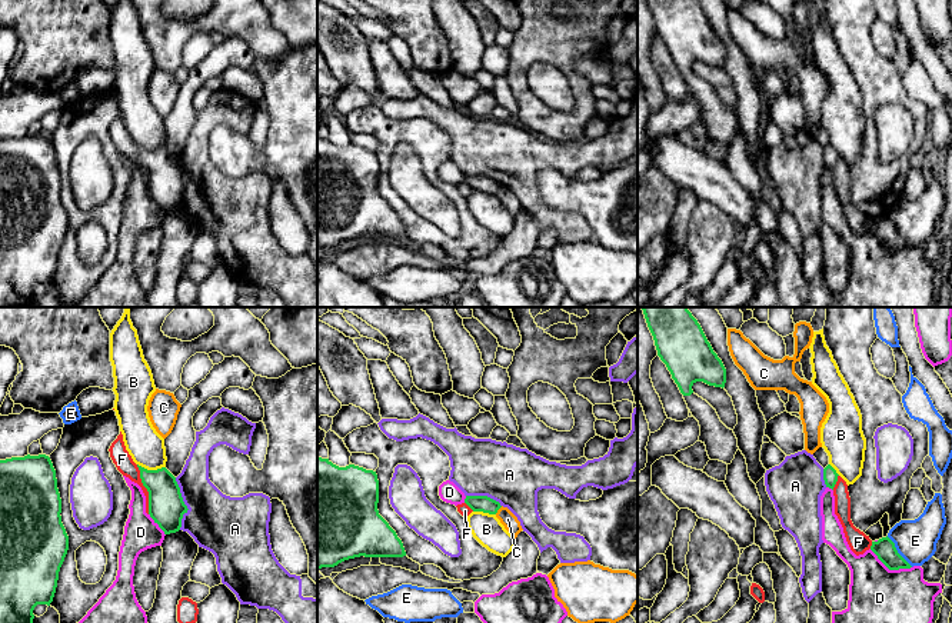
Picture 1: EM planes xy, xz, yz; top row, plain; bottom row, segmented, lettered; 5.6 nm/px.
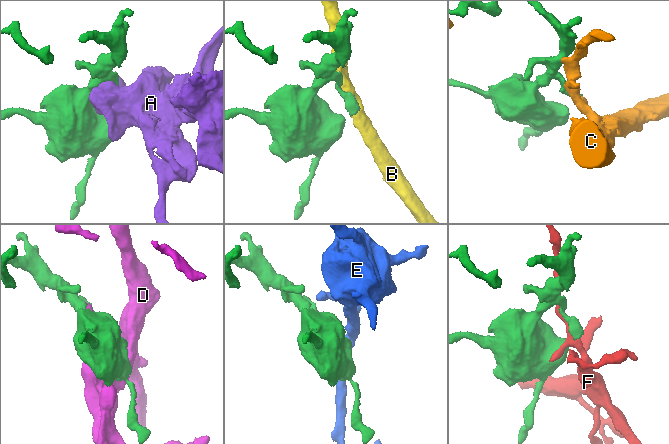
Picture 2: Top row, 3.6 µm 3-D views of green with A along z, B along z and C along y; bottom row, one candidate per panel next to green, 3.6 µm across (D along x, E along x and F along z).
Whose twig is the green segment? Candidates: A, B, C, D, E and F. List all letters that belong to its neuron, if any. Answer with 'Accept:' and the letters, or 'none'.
Accept: none

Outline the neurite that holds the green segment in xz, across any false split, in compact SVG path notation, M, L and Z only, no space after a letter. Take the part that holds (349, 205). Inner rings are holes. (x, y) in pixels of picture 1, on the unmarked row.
M317 136L317 249L334 247L354 237L403 237L402 220L379 194L379 160L373 150L339 147Z

